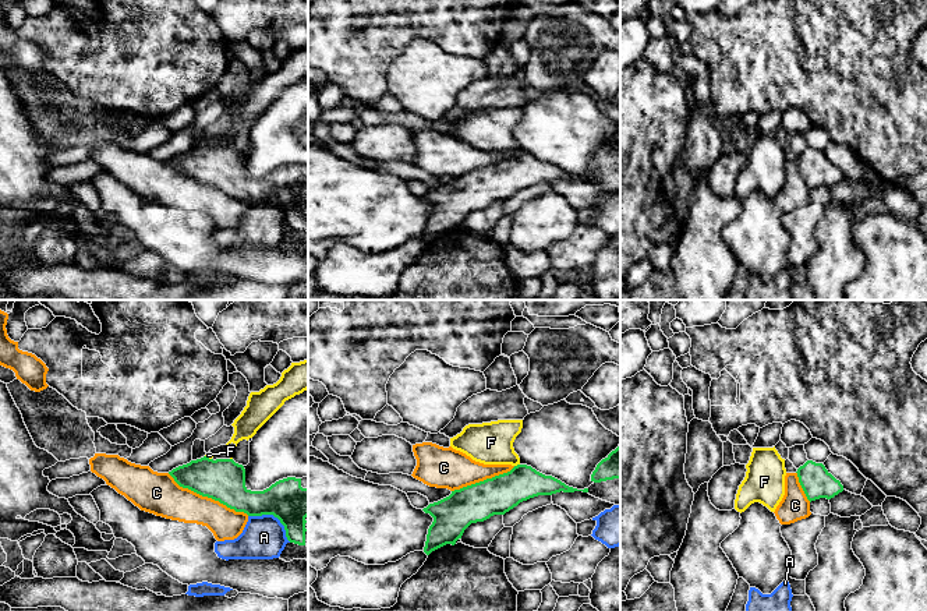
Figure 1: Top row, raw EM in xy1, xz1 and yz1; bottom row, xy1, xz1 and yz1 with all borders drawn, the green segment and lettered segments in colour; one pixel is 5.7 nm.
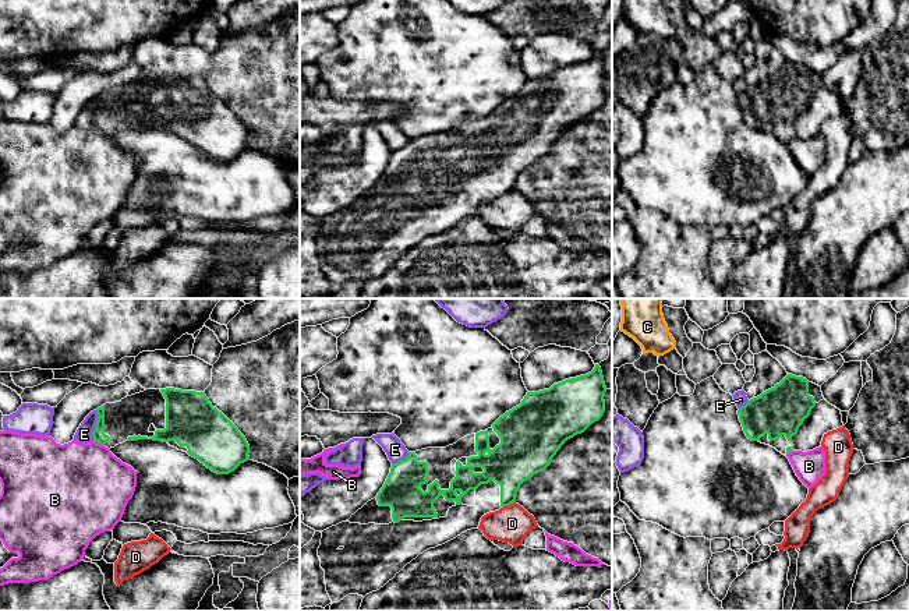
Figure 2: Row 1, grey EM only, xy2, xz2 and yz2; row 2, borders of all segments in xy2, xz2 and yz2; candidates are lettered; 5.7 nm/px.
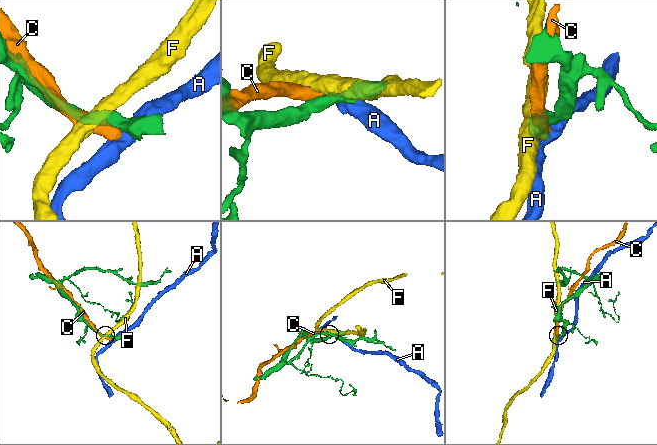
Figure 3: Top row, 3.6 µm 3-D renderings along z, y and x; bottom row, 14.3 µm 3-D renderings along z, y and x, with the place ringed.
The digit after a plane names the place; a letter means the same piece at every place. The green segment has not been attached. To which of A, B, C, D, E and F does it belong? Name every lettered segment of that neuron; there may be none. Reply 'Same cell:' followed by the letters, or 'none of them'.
Same cell: none of them

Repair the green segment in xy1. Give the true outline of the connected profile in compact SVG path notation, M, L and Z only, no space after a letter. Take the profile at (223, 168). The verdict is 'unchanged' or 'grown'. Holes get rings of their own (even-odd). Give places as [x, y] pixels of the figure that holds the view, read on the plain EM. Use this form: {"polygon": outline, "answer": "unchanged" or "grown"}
{"polygon": "M206 144L191 148L169 159L174 169L202 184L219 188L236 199L248 204L273 202L284 213L290 230L305 233L305 205L308 204L308 176L301 174L301 166L287 165L276 169L263 179L251 179L245 174L245 156L233 146L209 146Z", "answer": "unchanged"}

